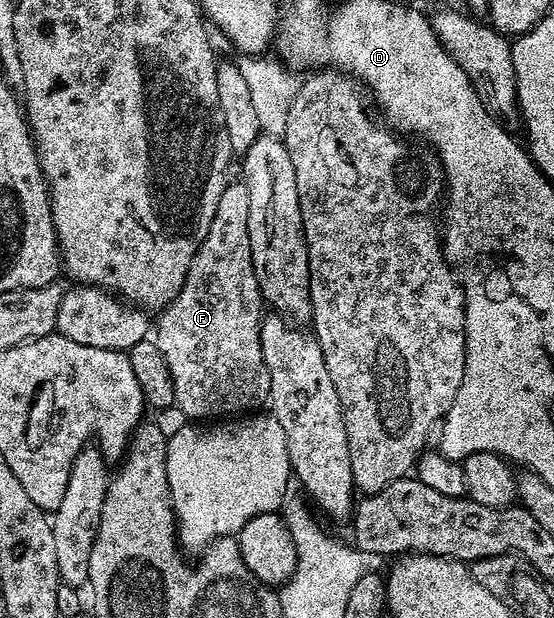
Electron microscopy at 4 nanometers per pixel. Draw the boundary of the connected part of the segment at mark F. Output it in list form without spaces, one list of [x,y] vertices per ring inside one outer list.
[[[231,180],[225,192],[221,192],[213,224],[209,224],[209,236],[205,236],[201,248],[197,248],[181,292],[177,292],[166,310],[158,315],[159,327],[153,330],[153,341],[161,348],[161,356],[165,356],[165,364],[169,364],[173,376],[175,405],[188,419],[219,420],[224,416],[239,416],[268,401],[269,368],[265,356],[261,356],[264,317],[265,303],[249,252],[249,188],[242,180]]]

